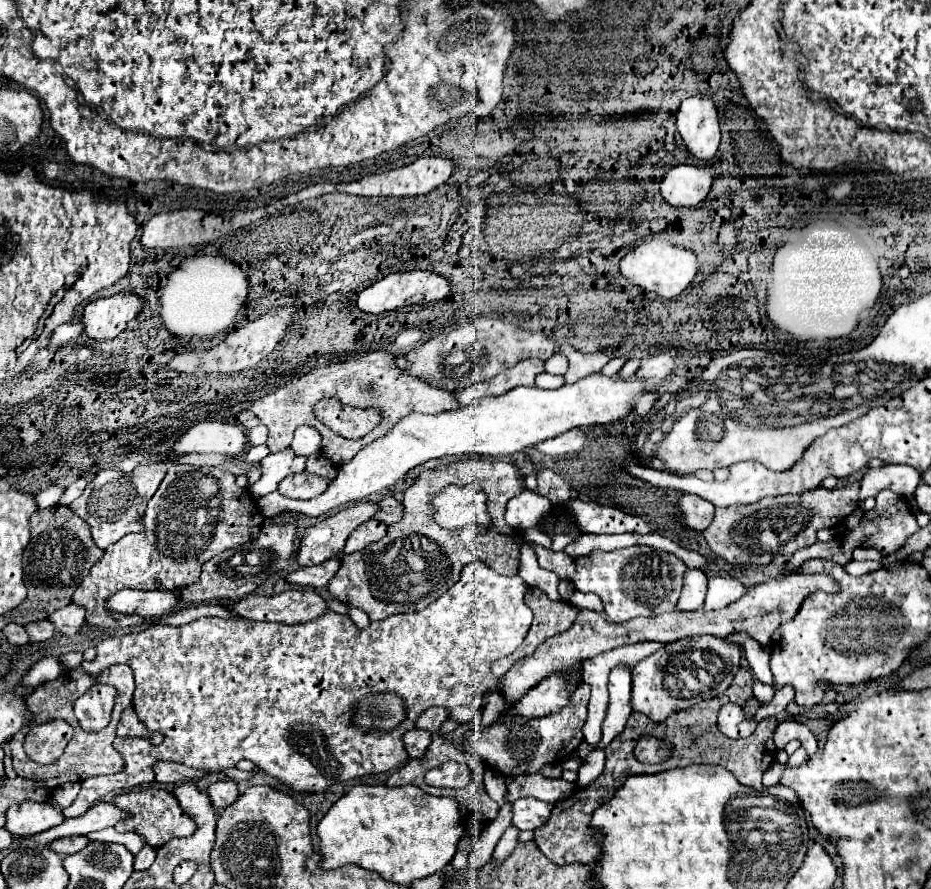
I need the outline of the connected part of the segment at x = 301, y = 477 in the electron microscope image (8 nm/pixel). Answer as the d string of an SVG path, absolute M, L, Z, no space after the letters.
M299 472L283 478L279 484L279 492L289 498L309 500L309 498L321 496L329 484L331 480L325 480L323 476L315 476L311 472Z

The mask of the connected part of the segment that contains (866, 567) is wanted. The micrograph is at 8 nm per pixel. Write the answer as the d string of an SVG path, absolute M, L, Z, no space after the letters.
M851 560L849 564L845 564L845 570L847 570L851 576L863 576L863 574L875 572L877 568L881 568L879 562L855 562L855 560Z

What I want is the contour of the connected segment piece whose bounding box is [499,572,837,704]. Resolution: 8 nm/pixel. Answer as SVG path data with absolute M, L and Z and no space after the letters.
M787 574L783 578L775 578L775 580L767 580L765 584L759 584L755 588L751 588L743 598L739 598L737 602L733 602L731 606L723 608L723 610L715 610L715 612L703 612L703 610L695 610L695 612L667 612L661 616L651 616L651 618L635 618L635 620L627 620L621 624L613 624L603 620L599 614L591 612L591 610L579 610L575 624L571 626L571 630L557 634L549 640L545 640L531 656L517 660L511 670L501 678L499 684L499 692L505 698L505 704L515 704L519 702L531 688L535 688L541 680L545 680L551 674L561 672L563 668L569 668L573 664L577 664L579 660L587 660L597 656L599 652L607 652L625 644L637 644L643 640L659 640L659 642L675 642L681 640L685 636L701 636L701 634L711 634L711 636L729 636L733 632L747 632L749 636L753 636L759 644L769 646L769 640L773 636L773 632L777 630L779 624L793 620L793 616L797 614L799 604L805 600L805 596L809 596L809 592L815 590L825 590L825 592L835 592L837 584L831 580L831 576L807 576L807 574Z

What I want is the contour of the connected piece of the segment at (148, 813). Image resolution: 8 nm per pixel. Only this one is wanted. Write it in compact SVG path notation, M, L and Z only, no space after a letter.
M131 790L127 794L119 794L113 798L113 802L119 806L119 808L125 808L131 812L131 818L117 824L115 830L117 832L137 832L145 838L145 842L153 848L159 848L161 844L169 842L171 838L179 838L179 836L191 836L195 832L195 824L193 820L181 810L181 806L177 804L177 798L167 792L167 790Z

